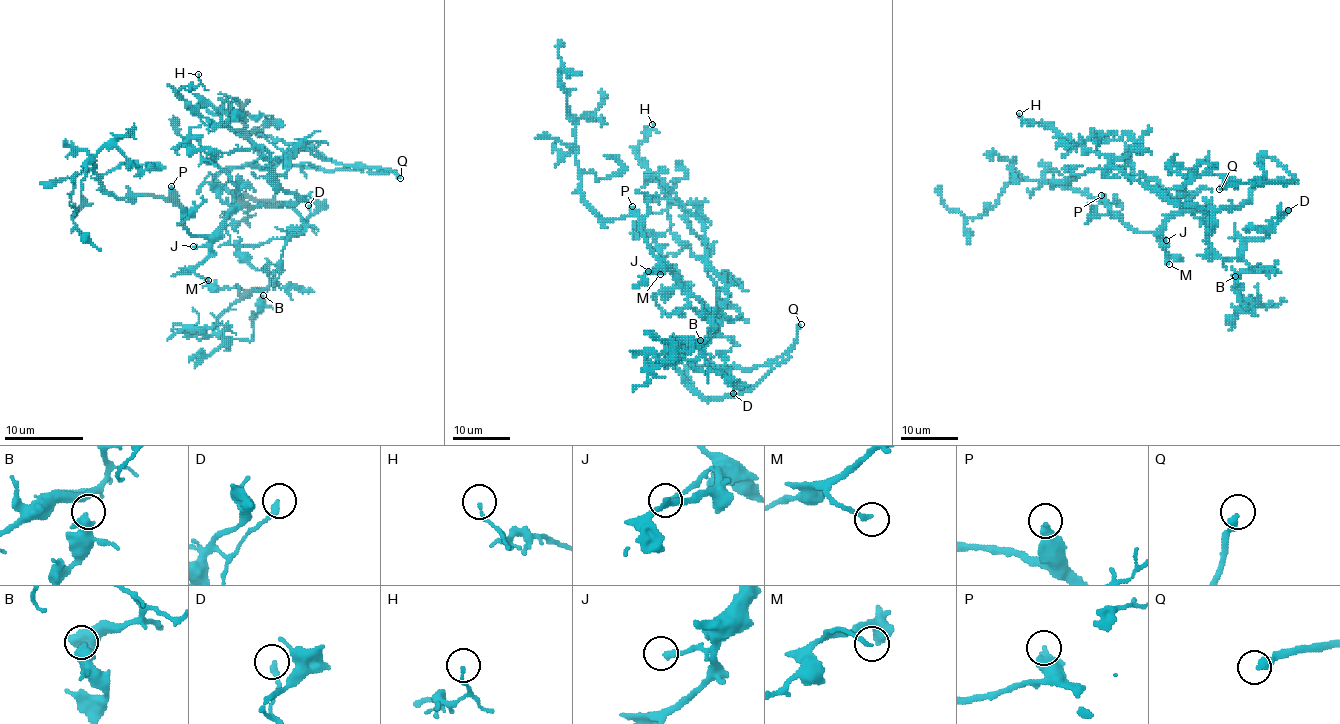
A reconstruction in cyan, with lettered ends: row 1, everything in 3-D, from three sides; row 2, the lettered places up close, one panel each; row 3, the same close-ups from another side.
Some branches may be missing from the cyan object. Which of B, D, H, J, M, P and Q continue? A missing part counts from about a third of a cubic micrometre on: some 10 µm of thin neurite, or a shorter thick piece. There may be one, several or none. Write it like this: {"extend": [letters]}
{"extend": ["J", "Q"]}

